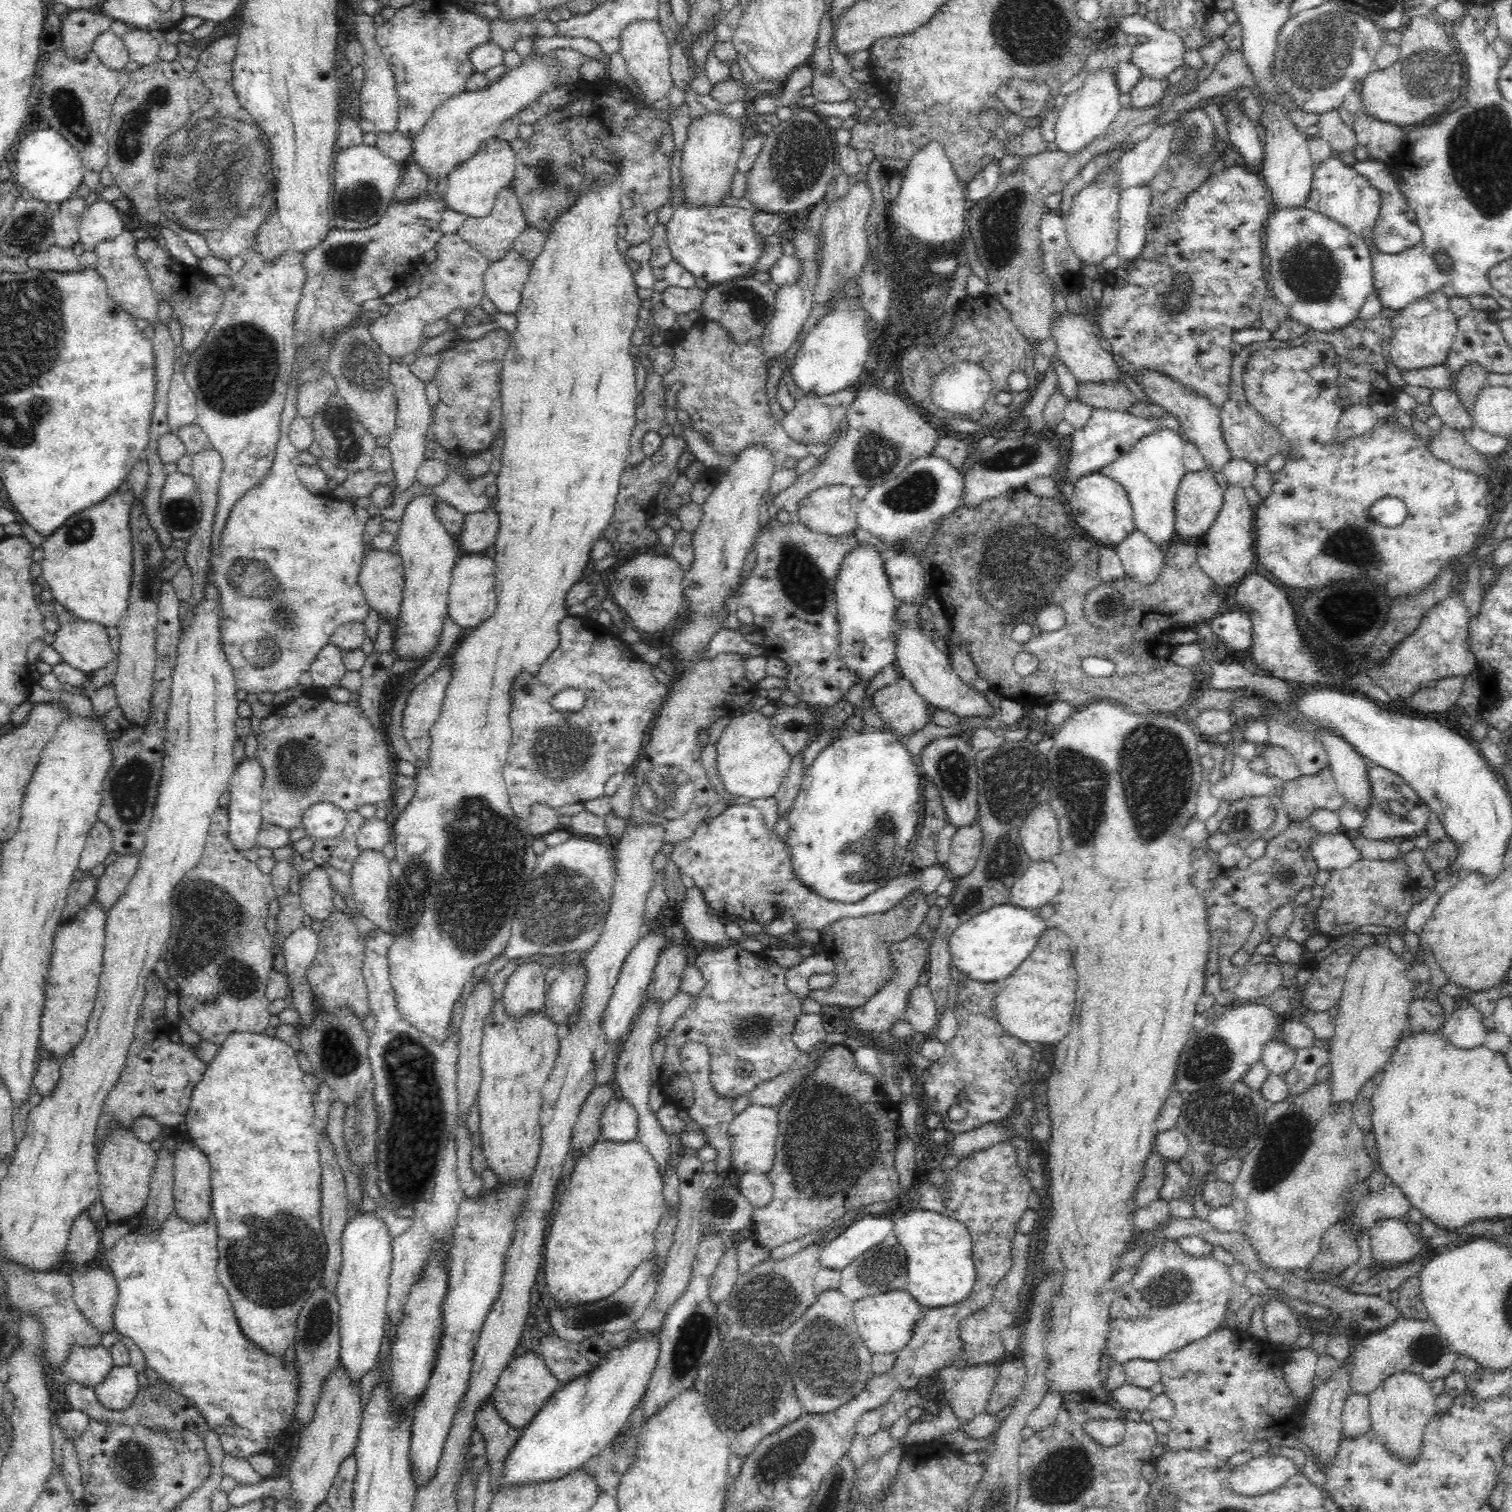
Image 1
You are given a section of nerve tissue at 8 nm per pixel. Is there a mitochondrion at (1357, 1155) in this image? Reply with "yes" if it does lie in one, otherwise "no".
no

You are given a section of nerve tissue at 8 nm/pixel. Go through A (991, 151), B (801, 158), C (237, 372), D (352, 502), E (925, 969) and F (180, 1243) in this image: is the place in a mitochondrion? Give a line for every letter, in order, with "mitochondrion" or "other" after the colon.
A: other
B: mitochondrion
C: mitochondrion
D: other
E: other
F: other

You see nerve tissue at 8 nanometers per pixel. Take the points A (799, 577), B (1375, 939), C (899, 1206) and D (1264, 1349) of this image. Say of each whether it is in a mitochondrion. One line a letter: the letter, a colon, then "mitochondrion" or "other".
A: mitochondrion
B: other
C: other
D: other

